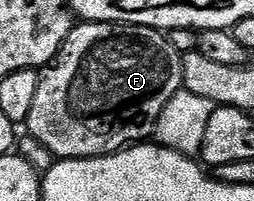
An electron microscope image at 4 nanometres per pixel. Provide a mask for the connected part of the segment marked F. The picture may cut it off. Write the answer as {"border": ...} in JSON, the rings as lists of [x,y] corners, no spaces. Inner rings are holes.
{"border":[[[78,23],[59,54],[40,69],[39,90],[24,127],[54,158],[63,160],[109,156],[148,141],[163,108],[183,88],[181,58],[168,35],[156,28]]]}

